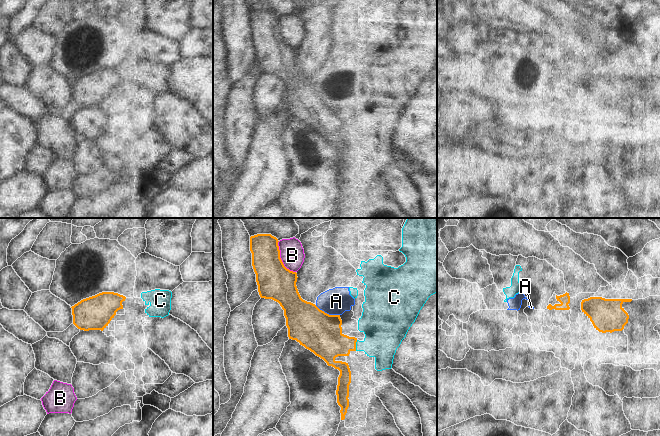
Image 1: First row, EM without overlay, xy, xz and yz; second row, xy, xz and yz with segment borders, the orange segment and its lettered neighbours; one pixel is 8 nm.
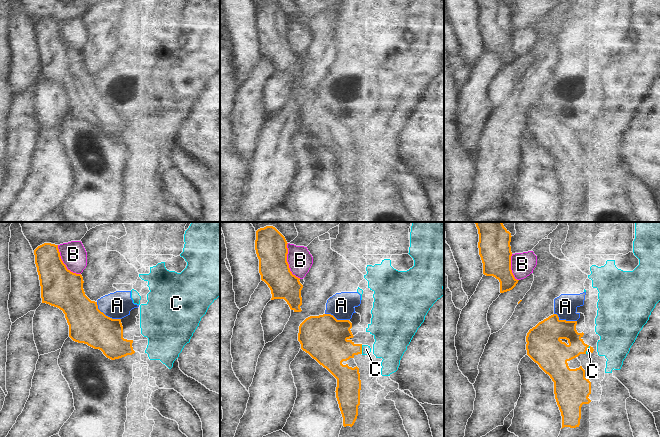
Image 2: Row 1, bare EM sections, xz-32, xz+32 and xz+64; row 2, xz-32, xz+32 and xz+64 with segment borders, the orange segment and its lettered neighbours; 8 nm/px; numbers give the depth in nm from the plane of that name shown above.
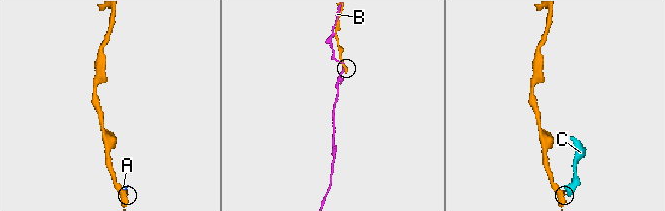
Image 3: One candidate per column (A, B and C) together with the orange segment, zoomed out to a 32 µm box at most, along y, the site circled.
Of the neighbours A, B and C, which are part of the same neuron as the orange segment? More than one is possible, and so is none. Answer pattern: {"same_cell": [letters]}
{"same_cell": []}

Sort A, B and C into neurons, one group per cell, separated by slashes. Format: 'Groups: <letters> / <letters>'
Groups: A / B / C.

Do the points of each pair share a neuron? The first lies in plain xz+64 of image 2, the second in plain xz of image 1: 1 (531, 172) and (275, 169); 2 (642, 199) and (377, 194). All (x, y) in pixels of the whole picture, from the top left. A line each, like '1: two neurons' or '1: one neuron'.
1: two neurons
2: two neurons

